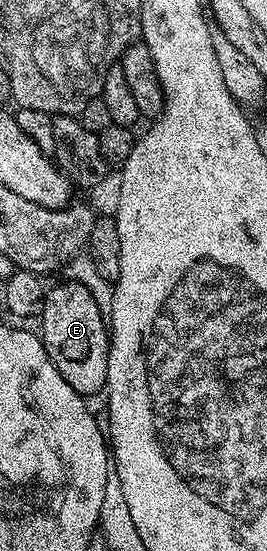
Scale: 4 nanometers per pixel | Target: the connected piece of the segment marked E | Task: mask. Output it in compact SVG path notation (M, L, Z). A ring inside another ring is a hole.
M72 280L51 286L45 294L40 322L39 337L67 384L84 398L91 398L97 392L102 393L106 382L110 334L105 316L86 286Z

